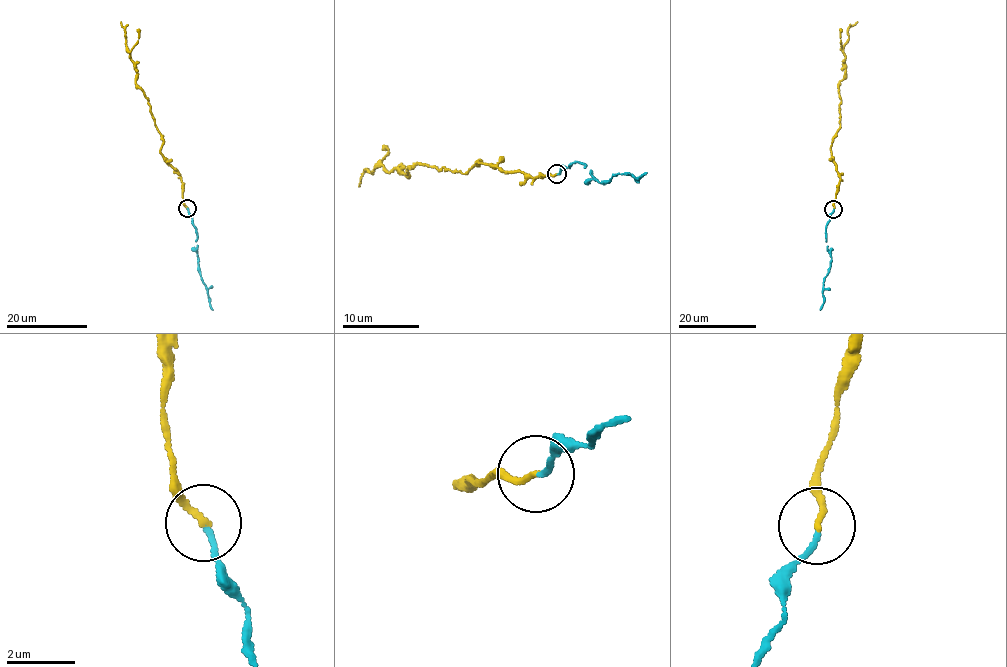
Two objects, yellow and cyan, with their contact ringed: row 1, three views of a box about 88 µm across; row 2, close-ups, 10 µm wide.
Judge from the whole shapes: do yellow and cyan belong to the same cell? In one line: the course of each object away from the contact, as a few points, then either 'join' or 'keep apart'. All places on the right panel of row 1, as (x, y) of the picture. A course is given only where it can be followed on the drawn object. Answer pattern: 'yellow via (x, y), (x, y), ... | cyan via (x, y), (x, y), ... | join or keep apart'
yellow via (834, 209), (840, 177), (831, 150), (840, 125), (838, 86), (843, 79), (842, 49), (848, 30), (857, 21) | cyan via (834, 209), (826, 228), (831, 258), (823, 283), (824, 302), (820, 309) | join

